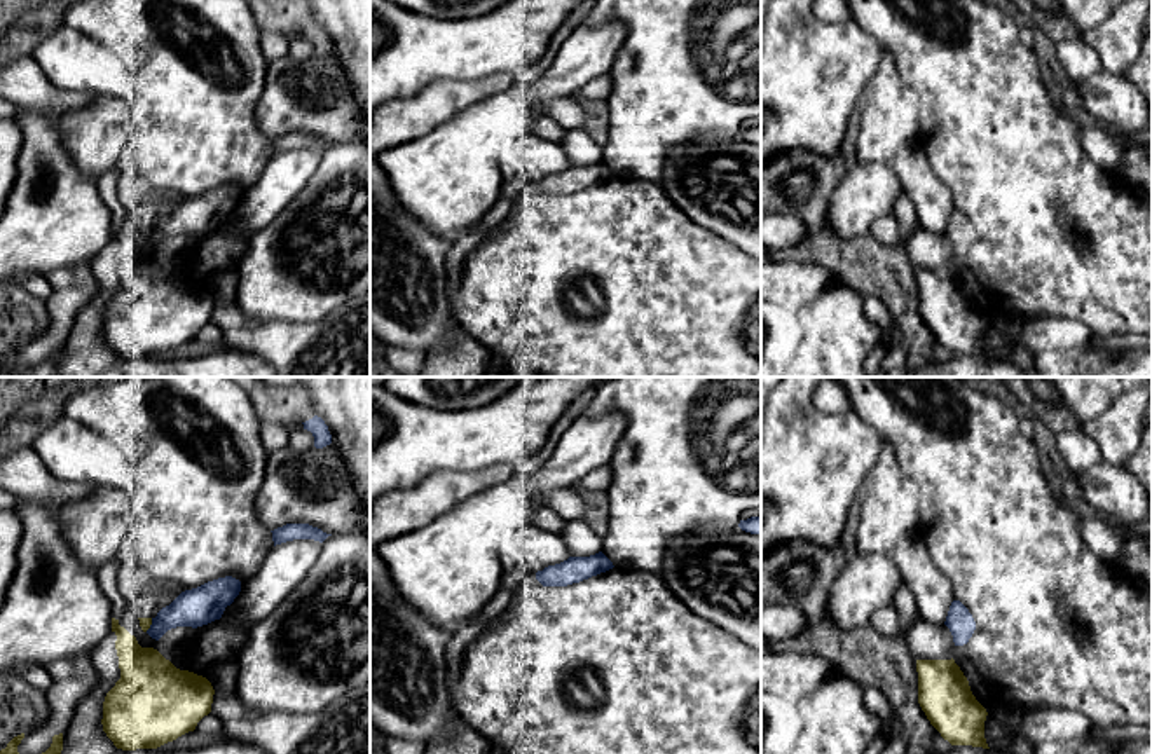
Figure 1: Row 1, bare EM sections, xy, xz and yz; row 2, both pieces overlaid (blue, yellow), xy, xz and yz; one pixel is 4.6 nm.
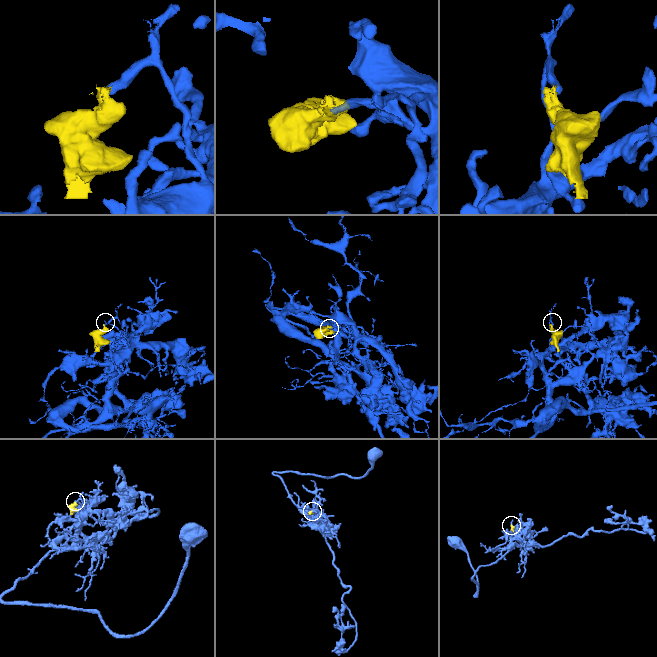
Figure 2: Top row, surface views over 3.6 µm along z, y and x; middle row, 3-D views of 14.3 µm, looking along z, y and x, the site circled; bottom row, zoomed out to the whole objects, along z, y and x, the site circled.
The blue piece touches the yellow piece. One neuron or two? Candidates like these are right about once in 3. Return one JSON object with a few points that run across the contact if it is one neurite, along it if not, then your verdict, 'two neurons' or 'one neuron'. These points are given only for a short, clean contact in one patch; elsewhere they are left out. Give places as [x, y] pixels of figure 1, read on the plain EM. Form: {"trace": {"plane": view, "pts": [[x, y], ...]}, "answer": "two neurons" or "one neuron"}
{"trace": {"plane": "xy", "pts": [[152, 227], [145, 239]]}, "answer": "two neurons"}

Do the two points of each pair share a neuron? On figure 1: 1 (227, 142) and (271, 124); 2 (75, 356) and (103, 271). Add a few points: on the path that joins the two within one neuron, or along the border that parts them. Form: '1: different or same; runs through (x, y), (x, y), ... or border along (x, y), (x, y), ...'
1: different; border along (262, 88), (255, 126), (269, 140)
2: same; runs through (86, 335), (91, 313), (103, 292)

